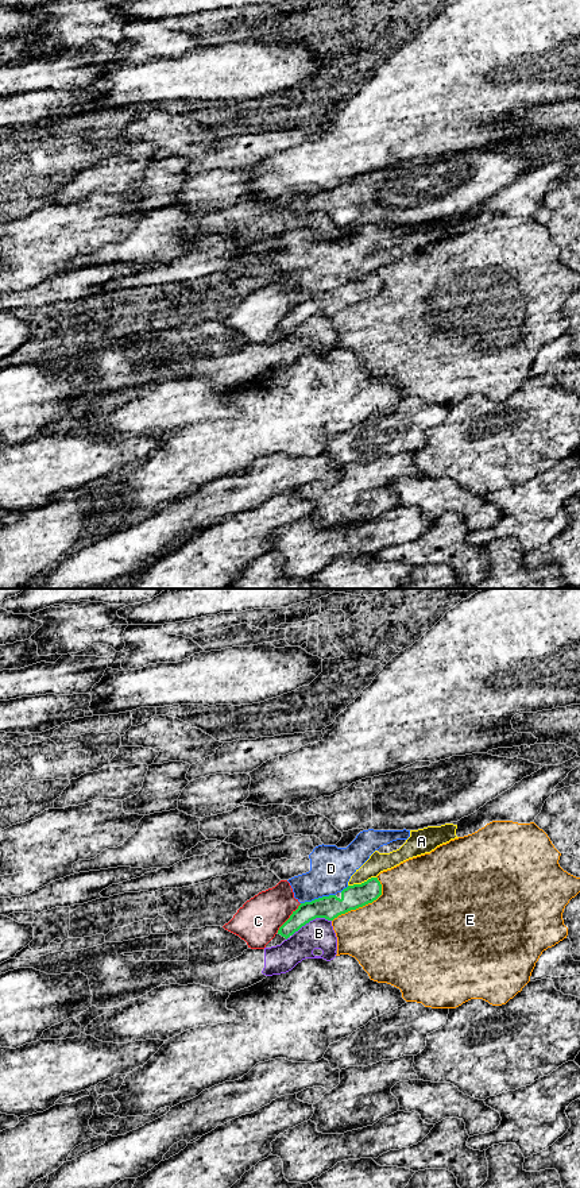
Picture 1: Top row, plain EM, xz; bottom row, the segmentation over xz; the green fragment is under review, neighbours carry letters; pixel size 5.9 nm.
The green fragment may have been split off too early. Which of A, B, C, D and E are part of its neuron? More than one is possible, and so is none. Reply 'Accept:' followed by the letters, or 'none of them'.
Accept: none of them

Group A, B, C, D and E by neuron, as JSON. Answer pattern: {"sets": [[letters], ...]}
{"sets": [["A", "D"], ["B"], ["C"], ["E"]]}

